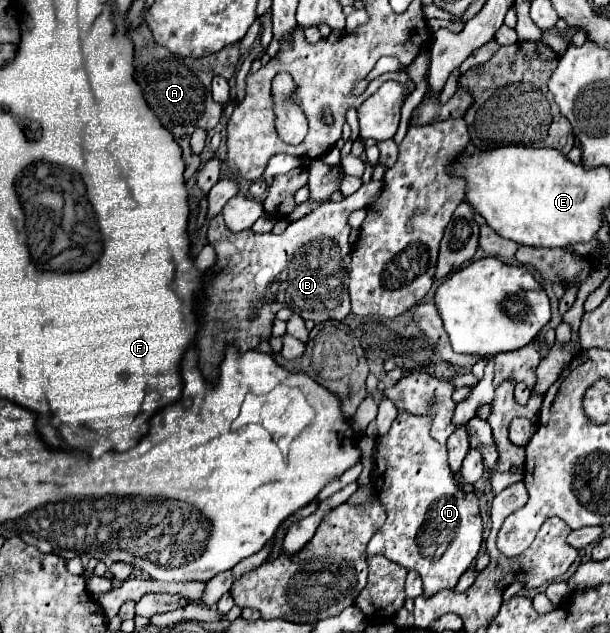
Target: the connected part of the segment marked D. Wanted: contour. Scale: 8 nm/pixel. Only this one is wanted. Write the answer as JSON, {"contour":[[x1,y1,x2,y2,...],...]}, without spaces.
{"contour":[[399,411,391,429,383,437,379,437,373,485,379,499,387,507,387,521,367,545,367,555,383,555,393,563,417,571,423,579,423,595,433,595,439,589,453,589,457,579,475,561,483,541,479,499,475,493,465,493,457,487,447,463,447,449,437,441,431,441,429,425,431,417,413,417,407,411]]}

